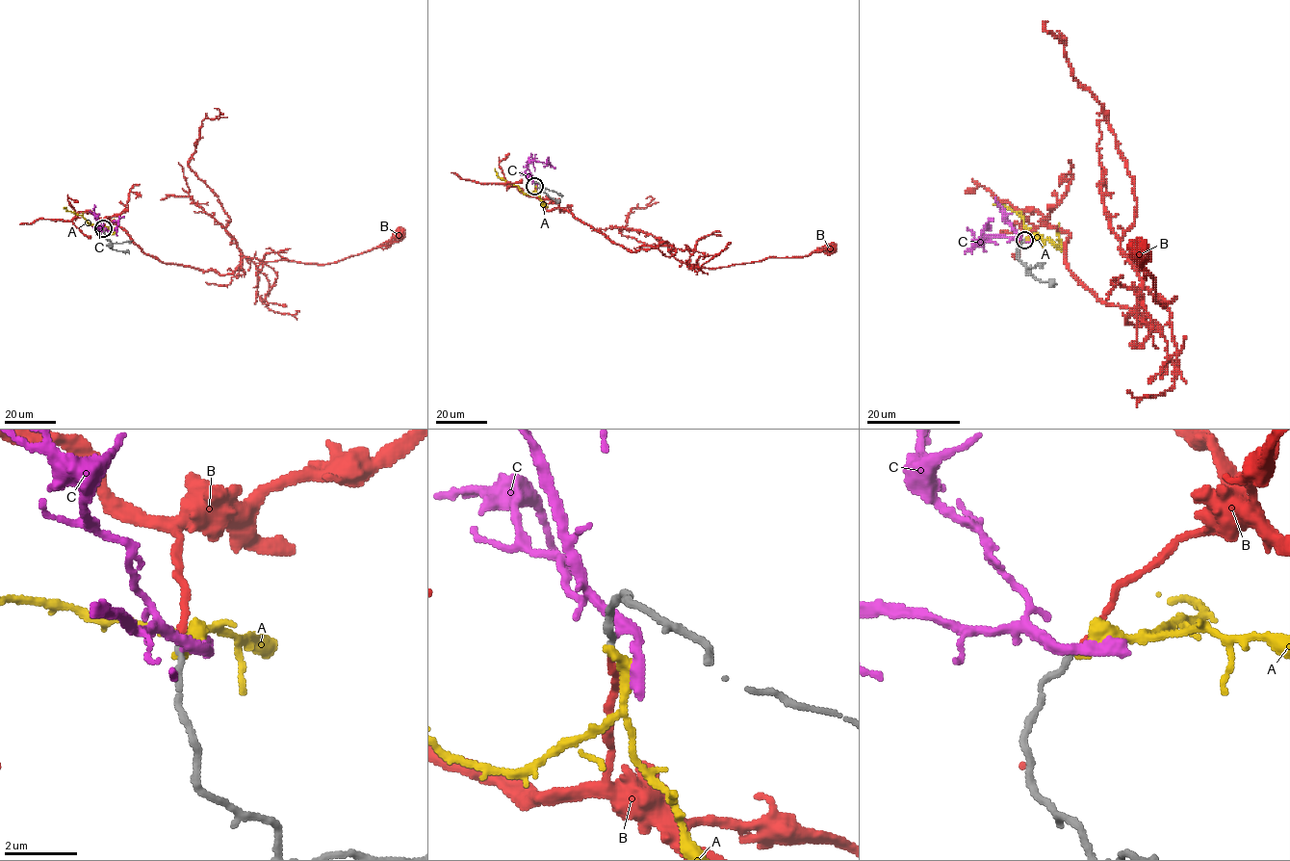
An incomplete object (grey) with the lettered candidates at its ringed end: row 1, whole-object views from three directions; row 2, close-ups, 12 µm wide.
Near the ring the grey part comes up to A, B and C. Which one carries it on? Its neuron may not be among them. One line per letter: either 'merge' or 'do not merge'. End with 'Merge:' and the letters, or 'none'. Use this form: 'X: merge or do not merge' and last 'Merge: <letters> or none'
A: do not merge
B: merge
C: do not merge
Merge: B

